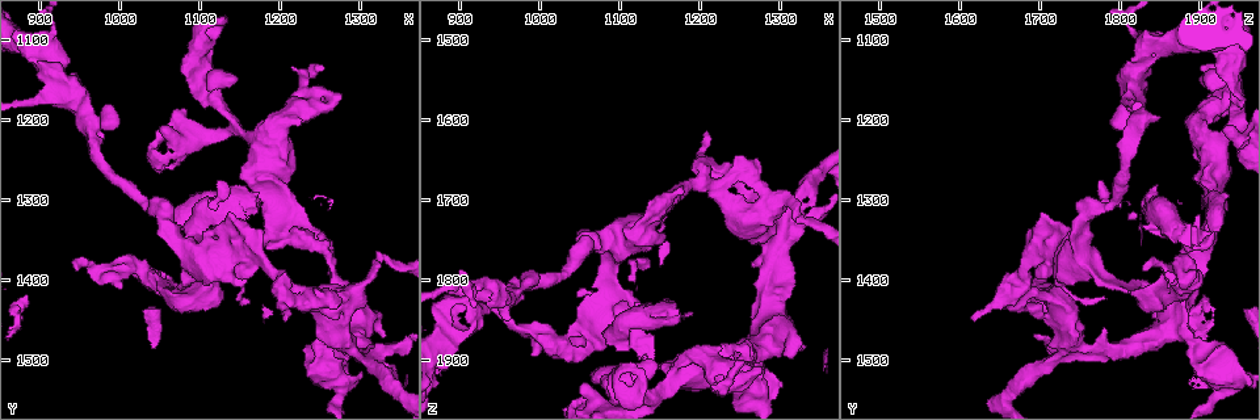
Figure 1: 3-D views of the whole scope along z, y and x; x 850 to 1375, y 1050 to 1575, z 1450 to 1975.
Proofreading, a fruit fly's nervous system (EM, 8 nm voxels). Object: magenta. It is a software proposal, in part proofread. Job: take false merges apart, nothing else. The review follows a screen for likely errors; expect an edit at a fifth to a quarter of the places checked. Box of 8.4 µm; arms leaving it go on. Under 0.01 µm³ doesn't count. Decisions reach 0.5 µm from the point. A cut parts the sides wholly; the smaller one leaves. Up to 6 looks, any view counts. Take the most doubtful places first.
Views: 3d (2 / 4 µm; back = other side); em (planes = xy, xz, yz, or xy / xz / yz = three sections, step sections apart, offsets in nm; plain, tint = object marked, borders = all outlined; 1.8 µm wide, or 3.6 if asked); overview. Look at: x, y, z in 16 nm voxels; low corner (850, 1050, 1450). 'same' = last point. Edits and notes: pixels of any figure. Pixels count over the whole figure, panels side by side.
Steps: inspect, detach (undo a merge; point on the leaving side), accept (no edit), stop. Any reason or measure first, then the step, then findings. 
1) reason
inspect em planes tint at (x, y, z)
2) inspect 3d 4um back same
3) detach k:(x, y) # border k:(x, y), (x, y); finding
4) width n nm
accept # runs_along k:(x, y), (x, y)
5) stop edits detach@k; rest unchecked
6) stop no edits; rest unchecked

four or more arms meet
inspect 3d 2um back at (920, 1155, 1820)

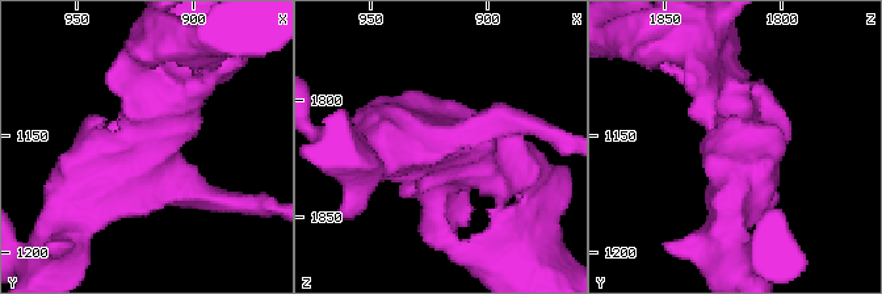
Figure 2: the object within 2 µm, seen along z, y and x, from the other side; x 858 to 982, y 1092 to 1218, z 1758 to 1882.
arms 4
inspect em xz step 16 tint at (918, 1154, 1818)

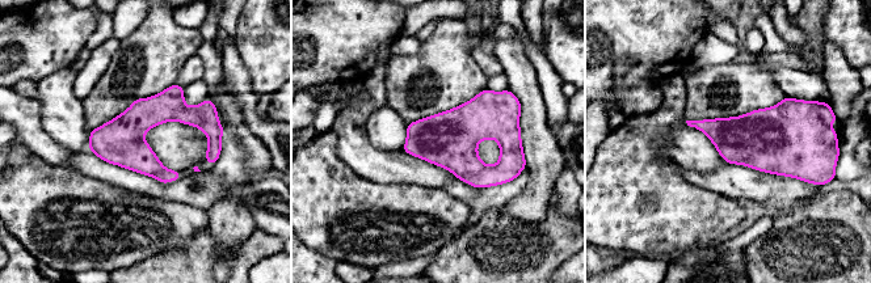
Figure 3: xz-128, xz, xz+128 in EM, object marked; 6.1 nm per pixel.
inspect em planes tint same

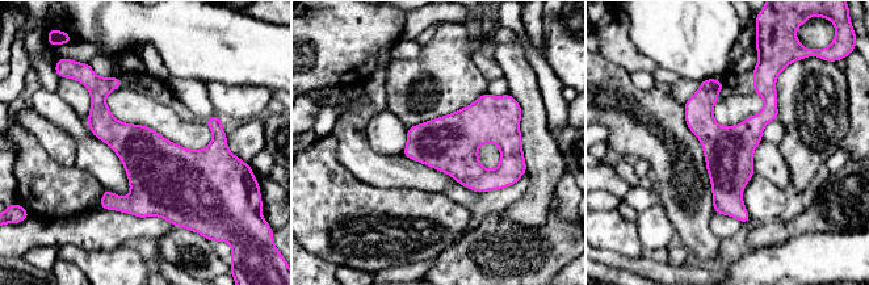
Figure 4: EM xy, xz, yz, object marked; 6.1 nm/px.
accept # runs_along 4:(760, 74), (768, 113), (734, 147), (743, 218); all the same neuron

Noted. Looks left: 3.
abrupt turn
inspect 3d 2um at (1290, 1485, 1790)

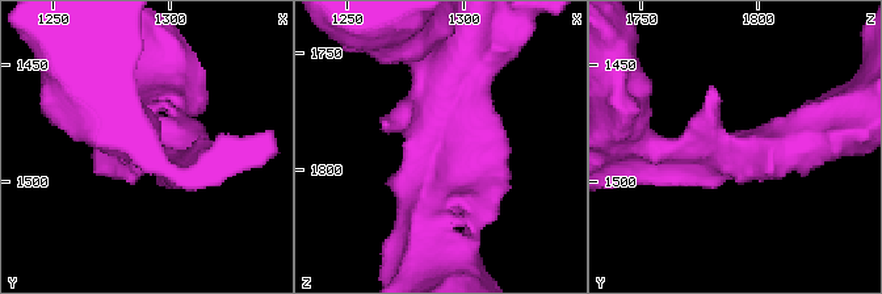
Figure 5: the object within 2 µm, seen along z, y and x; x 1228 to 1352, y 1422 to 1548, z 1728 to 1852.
need the tissue
inspect em xz step 8 tint at (1287, 1487, 1790)

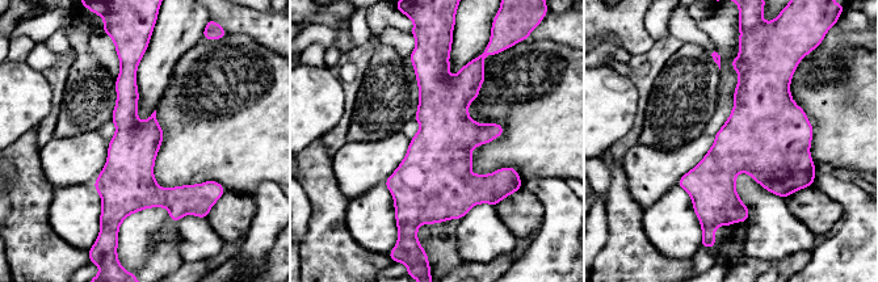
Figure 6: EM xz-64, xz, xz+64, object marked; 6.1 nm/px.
width 300 nm
accept # all the same neuron

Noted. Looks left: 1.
abrupt turn
inspect em 3.6um planes tint at (1195, 1235, 1905)

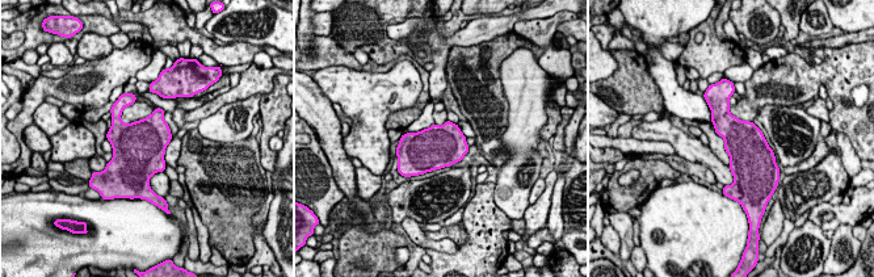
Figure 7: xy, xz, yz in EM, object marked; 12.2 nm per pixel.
accept # all the same neuron

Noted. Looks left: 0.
stop no edits; rest unchecked

